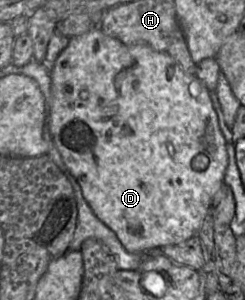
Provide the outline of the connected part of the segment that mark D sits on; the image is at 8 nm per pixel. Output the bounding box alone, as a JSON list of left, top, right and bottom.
[50,27,228,253]

